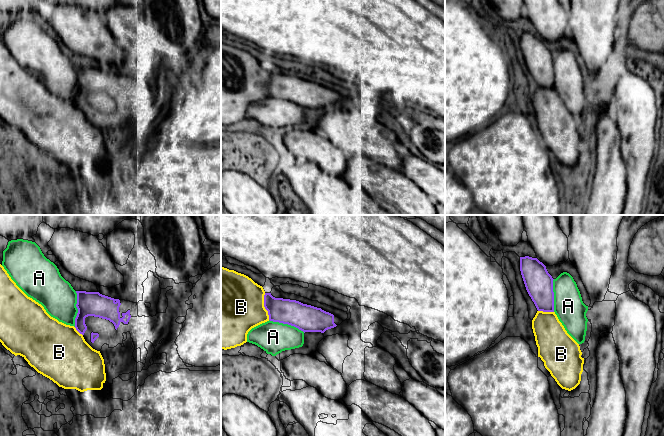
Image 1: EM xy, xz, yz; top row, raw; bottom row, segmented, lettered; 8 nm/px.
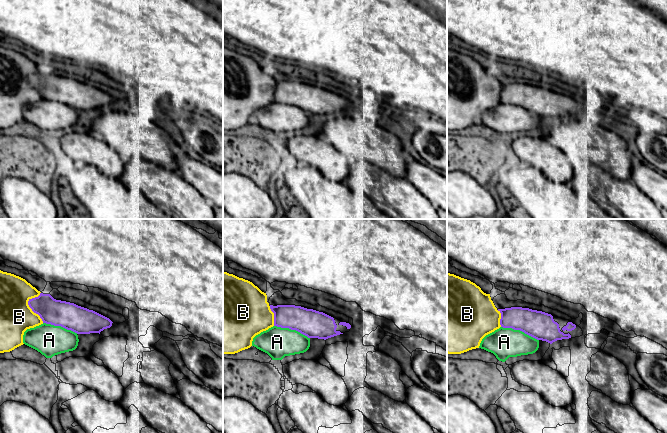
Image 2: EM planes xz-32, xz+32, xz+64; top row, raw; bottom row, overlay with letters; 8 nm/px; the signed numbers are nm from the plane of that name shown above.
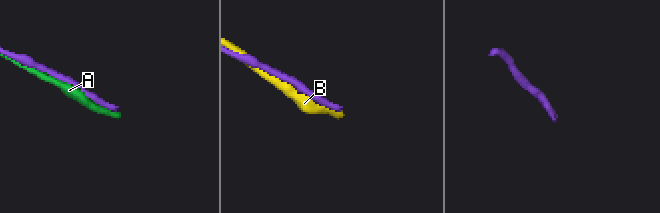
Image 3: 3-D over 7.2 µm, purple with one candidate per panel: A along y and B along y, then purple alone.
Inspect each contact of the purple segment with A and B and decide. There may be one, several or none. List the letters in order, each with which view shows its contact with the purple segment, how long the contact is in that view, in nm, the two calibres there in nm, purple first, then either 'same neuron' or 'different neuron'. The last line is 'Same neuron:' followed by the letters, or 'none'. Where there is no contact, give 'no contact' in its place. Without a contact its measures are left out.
A: contact in xy; length 280 nm; calibres 190 and 280 nm; same neuron
B: contact in xz; length 220 nm; calibres 200 and 480 nm; different neuron
Same neuron: A

